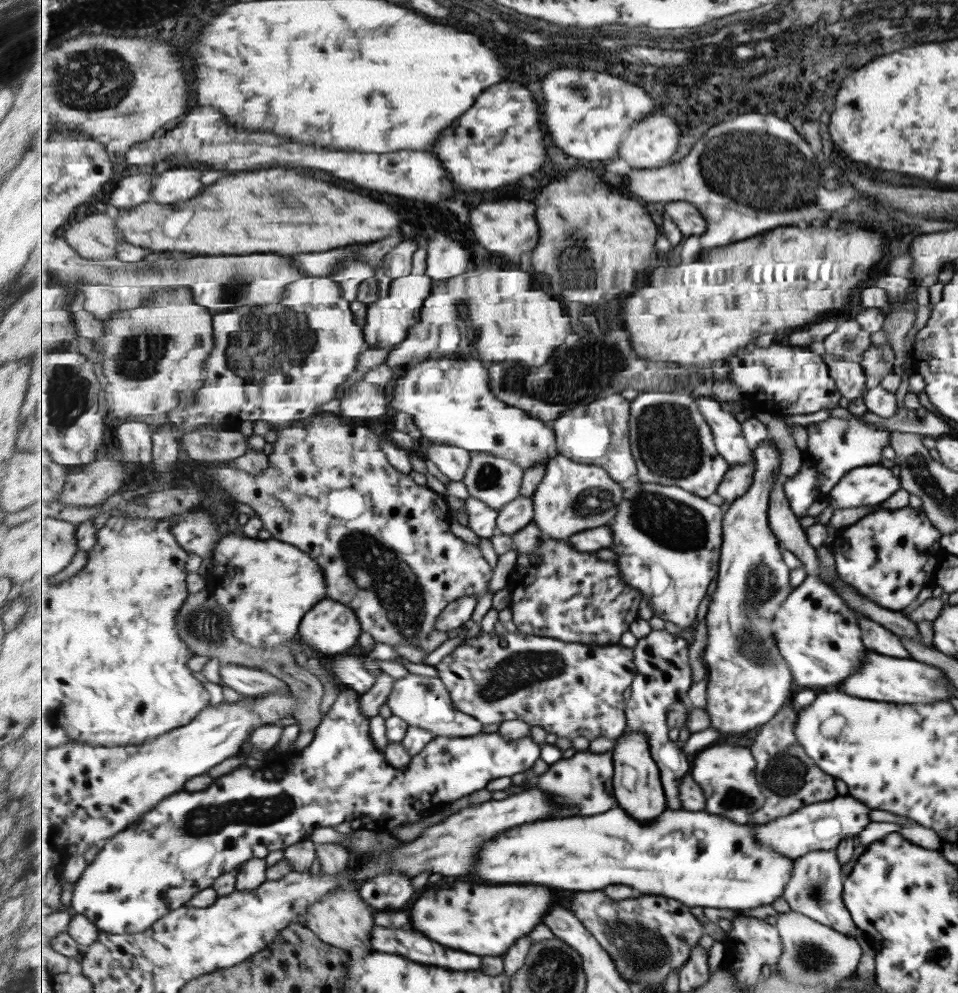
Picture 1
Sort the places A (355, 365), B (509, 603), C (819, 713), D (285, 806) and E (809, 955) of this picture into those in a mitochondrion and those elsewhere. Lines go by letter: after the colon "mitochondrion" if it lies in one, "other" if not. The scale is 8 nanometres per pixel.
A: other
B: other
C: other
D: mitochondrion
E: mitochondrion

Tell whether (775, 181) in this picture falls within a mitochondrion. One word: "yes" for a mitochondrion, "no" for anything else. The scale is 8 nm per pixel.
yes

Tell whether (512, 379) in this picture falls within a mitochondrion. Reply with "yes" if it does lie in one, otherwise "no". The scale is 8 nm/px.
yes

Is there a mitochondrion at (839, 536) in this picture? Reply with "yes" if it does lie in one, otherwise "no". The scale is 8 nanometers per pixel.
no

